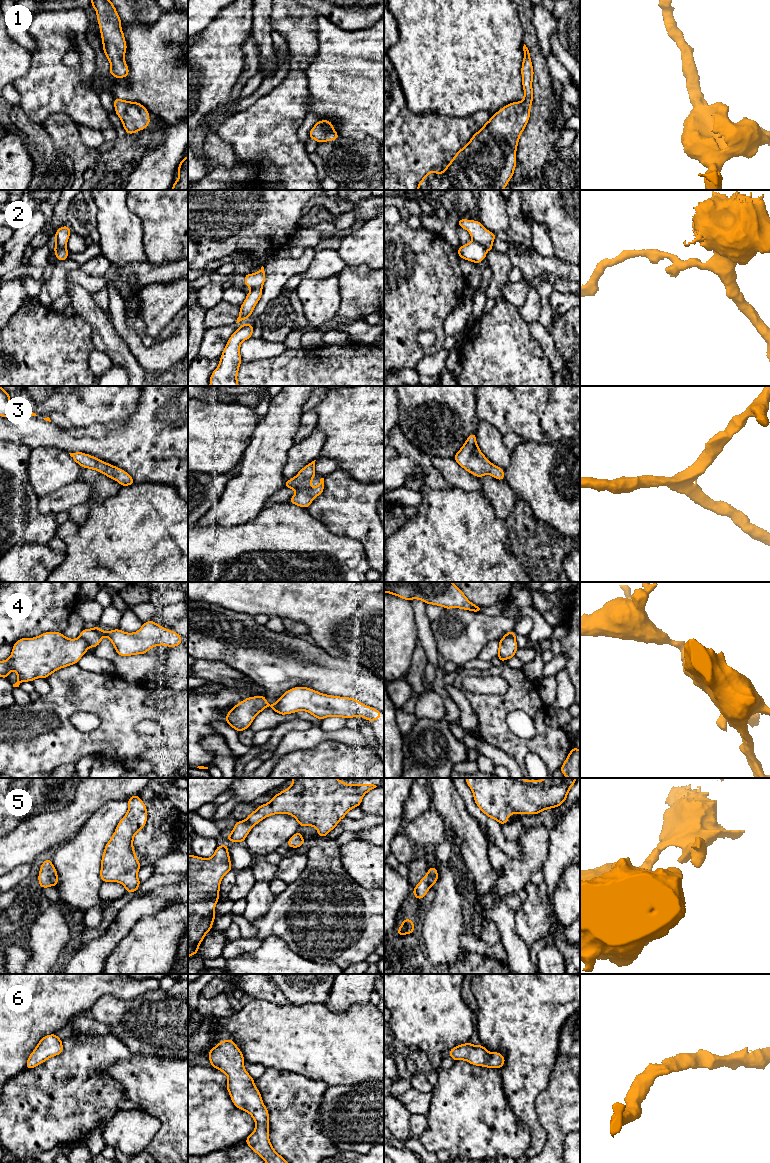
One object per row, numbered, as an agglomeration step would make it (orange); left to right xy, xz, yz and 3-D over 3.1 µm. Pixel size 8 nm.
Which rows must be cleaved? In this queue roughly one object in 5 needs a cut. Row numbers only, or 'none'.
2, 4, 5

